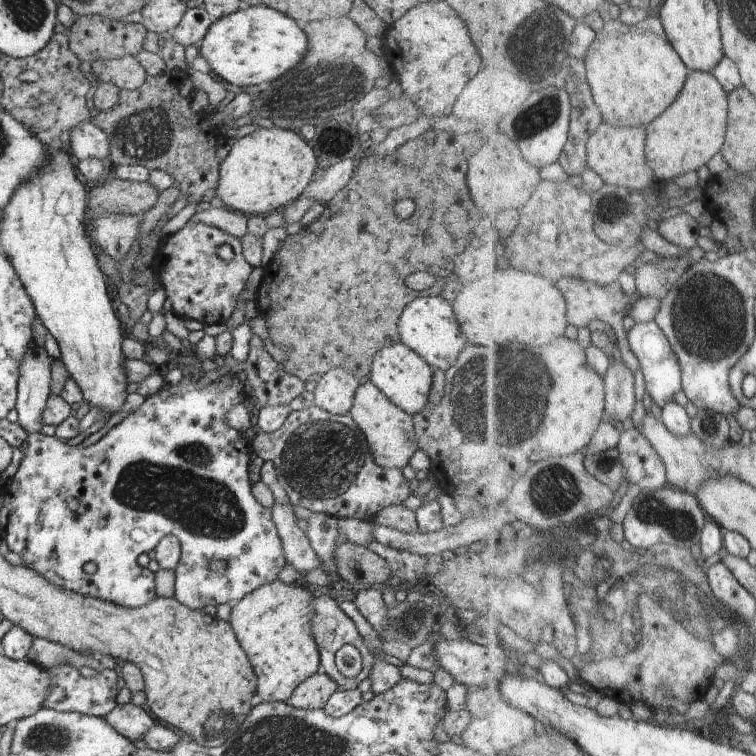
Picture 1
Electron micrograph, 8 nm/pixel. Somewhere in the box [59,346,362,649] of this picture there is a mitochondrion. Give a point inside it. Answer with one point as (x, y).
(184, 492)

